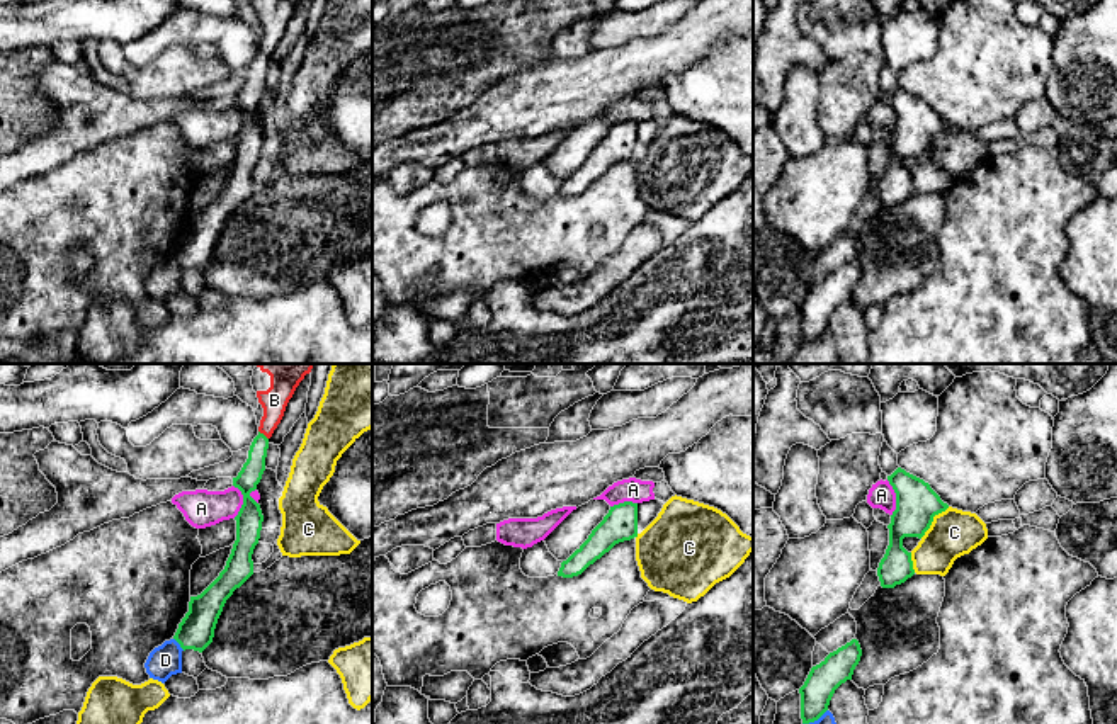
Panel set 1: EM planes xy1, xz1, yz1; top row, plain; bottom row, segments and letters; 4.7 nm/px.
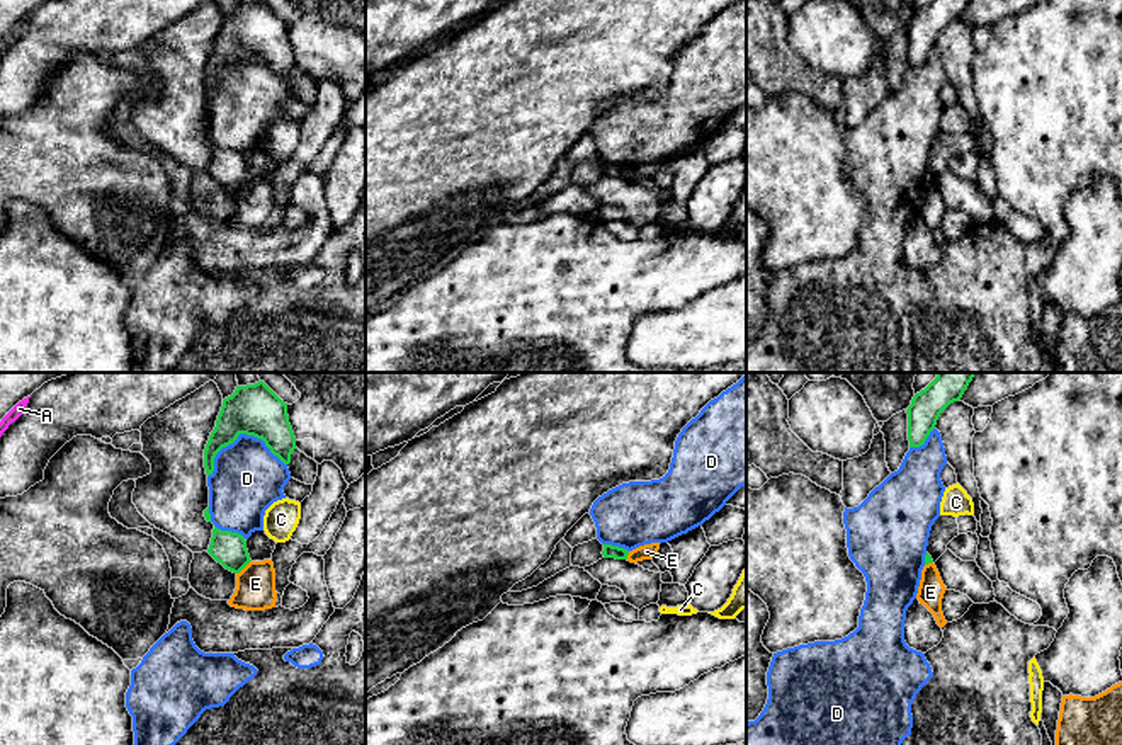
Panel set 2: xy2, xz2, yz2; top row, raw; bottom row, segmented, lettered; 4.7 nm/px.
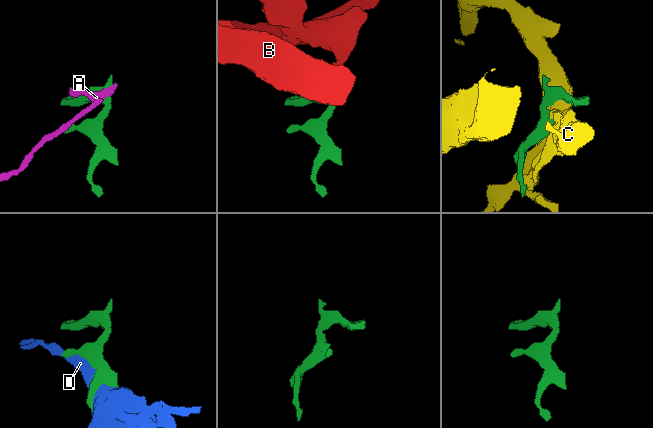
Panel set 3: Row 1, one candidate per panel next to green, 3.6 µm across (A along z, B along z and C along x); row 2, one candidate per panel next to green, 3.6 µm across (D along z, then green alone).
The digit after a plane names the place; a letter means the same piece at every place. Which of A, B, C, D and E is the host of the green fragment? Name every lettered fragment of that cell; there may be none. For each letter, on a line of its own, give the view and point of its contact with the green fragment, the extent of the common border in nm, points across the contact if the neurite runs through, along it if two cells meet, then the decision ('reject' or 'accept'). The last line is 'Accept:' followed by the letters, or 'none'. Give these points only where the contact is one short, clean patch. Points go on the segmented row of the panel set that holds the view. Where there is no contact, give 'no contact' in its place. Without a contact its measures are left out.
A: contact yz1 (896, 498); length 180 nm; border yz1 (886, 480), (895, 493), (895, 510), (891, 515); reject
B: contact xy1 (264, 435); length 60 nm; way xy1 (250, 475), (264, 435), (272, 417), (274, 400); accept
C: contact yz1 (932, 520); length 200 nm; reject
D: contact xy2 (240, 432); length 380 nm; reject
E: contact xy2 (243, 567); length 100 nm; border xy2 (250, 560), (237, 574); reject
Accept: B

